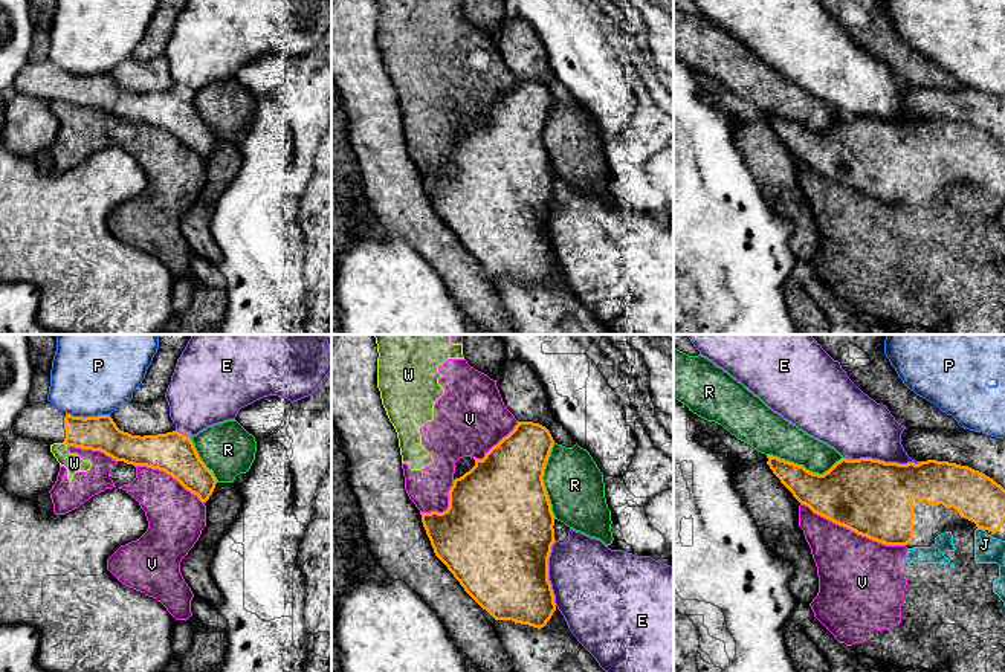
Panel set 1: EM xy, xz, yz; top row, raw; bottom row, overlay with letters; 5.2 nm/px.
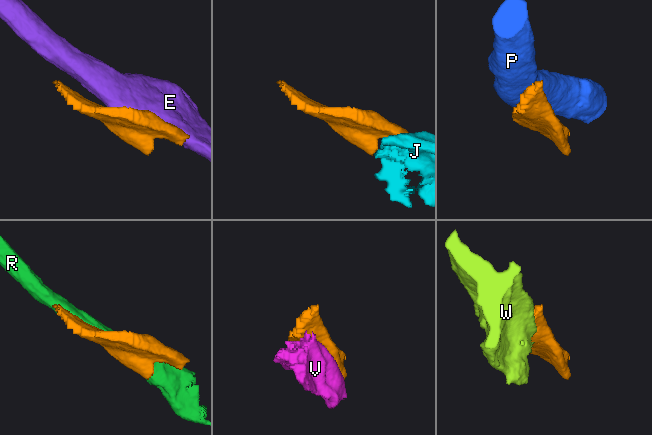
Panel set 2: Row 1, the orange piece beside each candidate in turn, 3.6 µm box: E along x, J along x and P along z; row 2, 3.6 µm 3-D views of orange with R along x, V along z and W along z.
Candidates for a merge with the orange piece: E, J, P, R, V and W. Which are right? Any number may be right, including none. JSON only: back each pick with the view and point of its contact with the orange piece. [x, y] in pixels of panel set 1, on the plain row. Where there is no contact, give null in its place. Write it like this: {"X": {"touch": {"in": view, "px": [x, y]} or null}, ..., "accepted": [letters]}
{"accepted": []}

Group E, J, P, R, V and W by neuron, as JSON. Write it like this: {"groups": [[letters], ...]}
{"groups": [["E"], ["J", "V", "W"], ["P"], ["R"]]}

